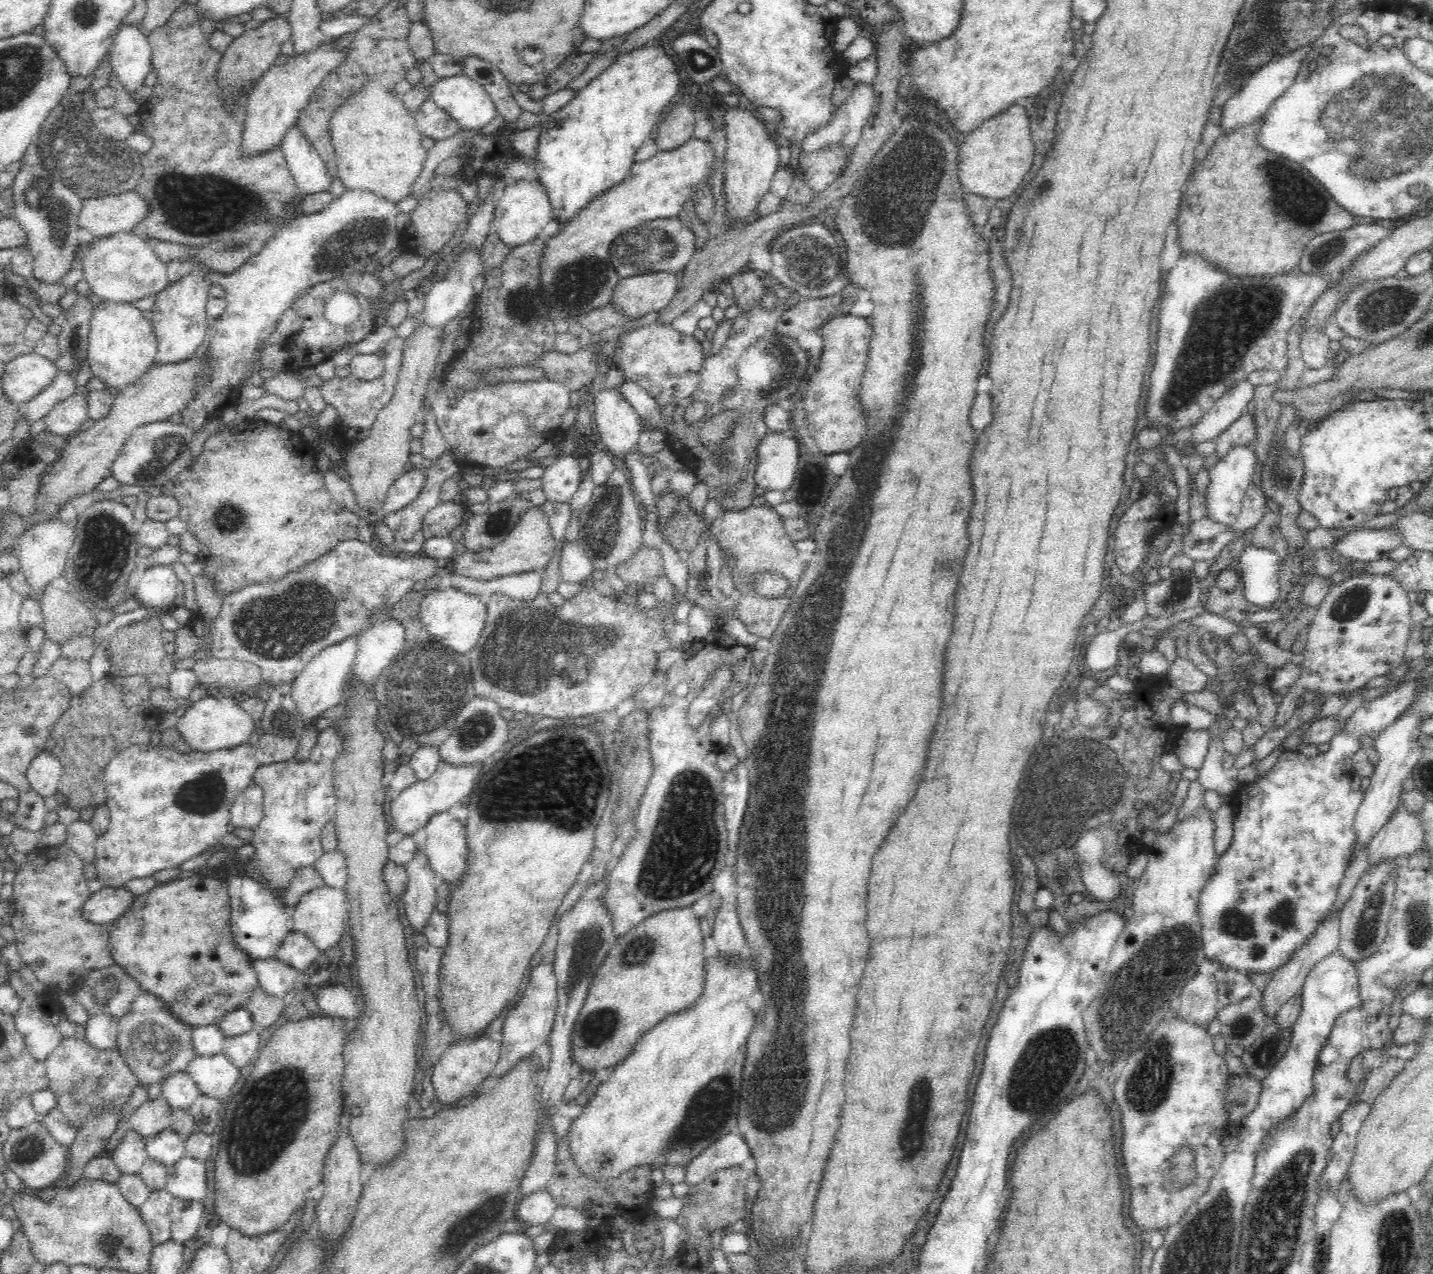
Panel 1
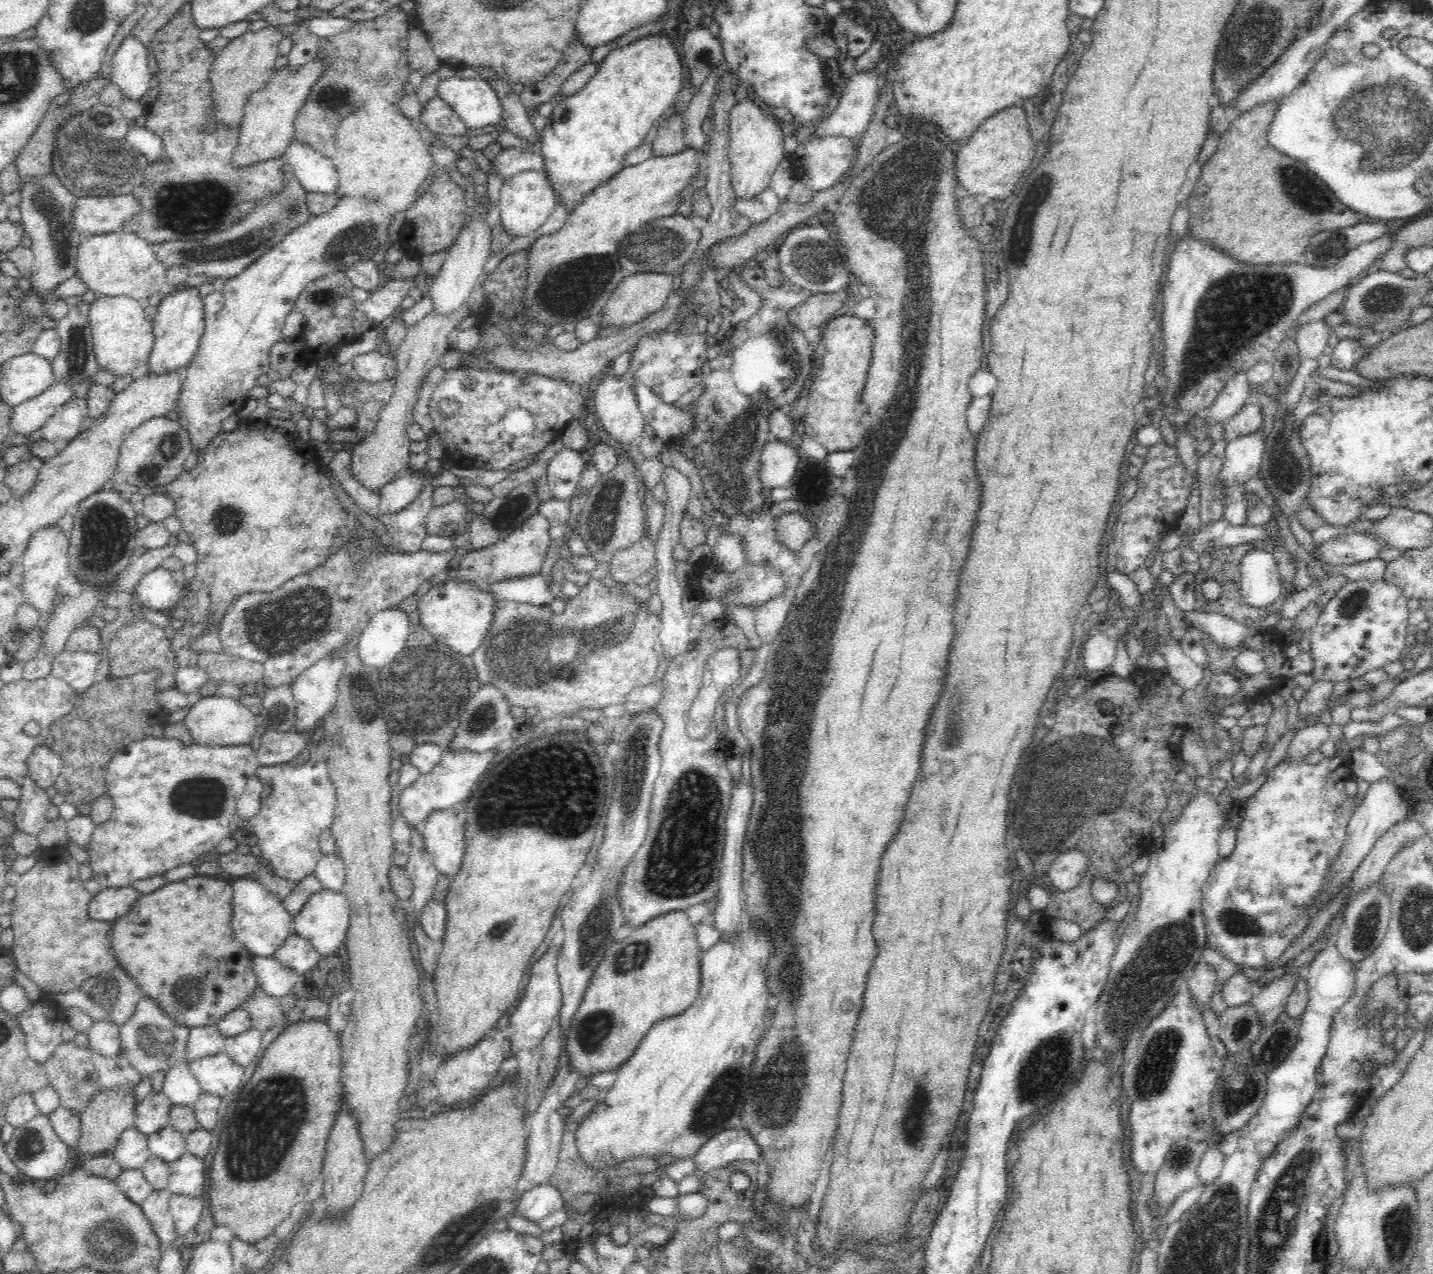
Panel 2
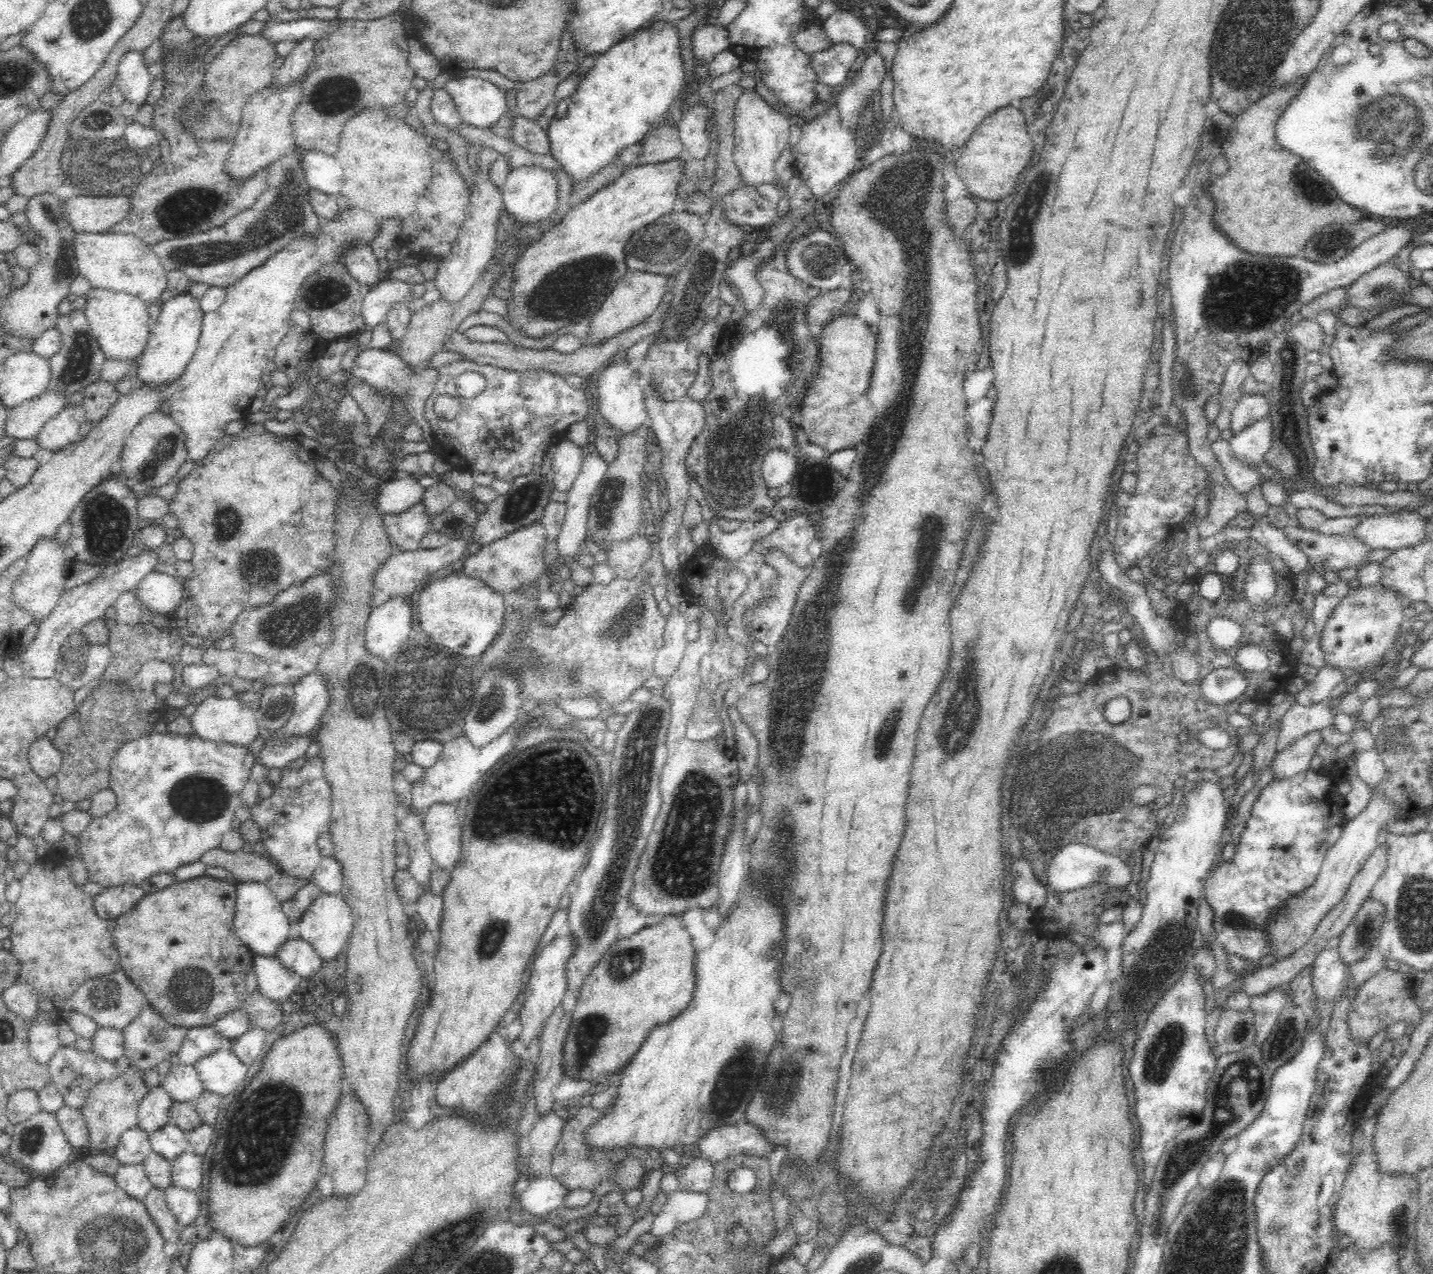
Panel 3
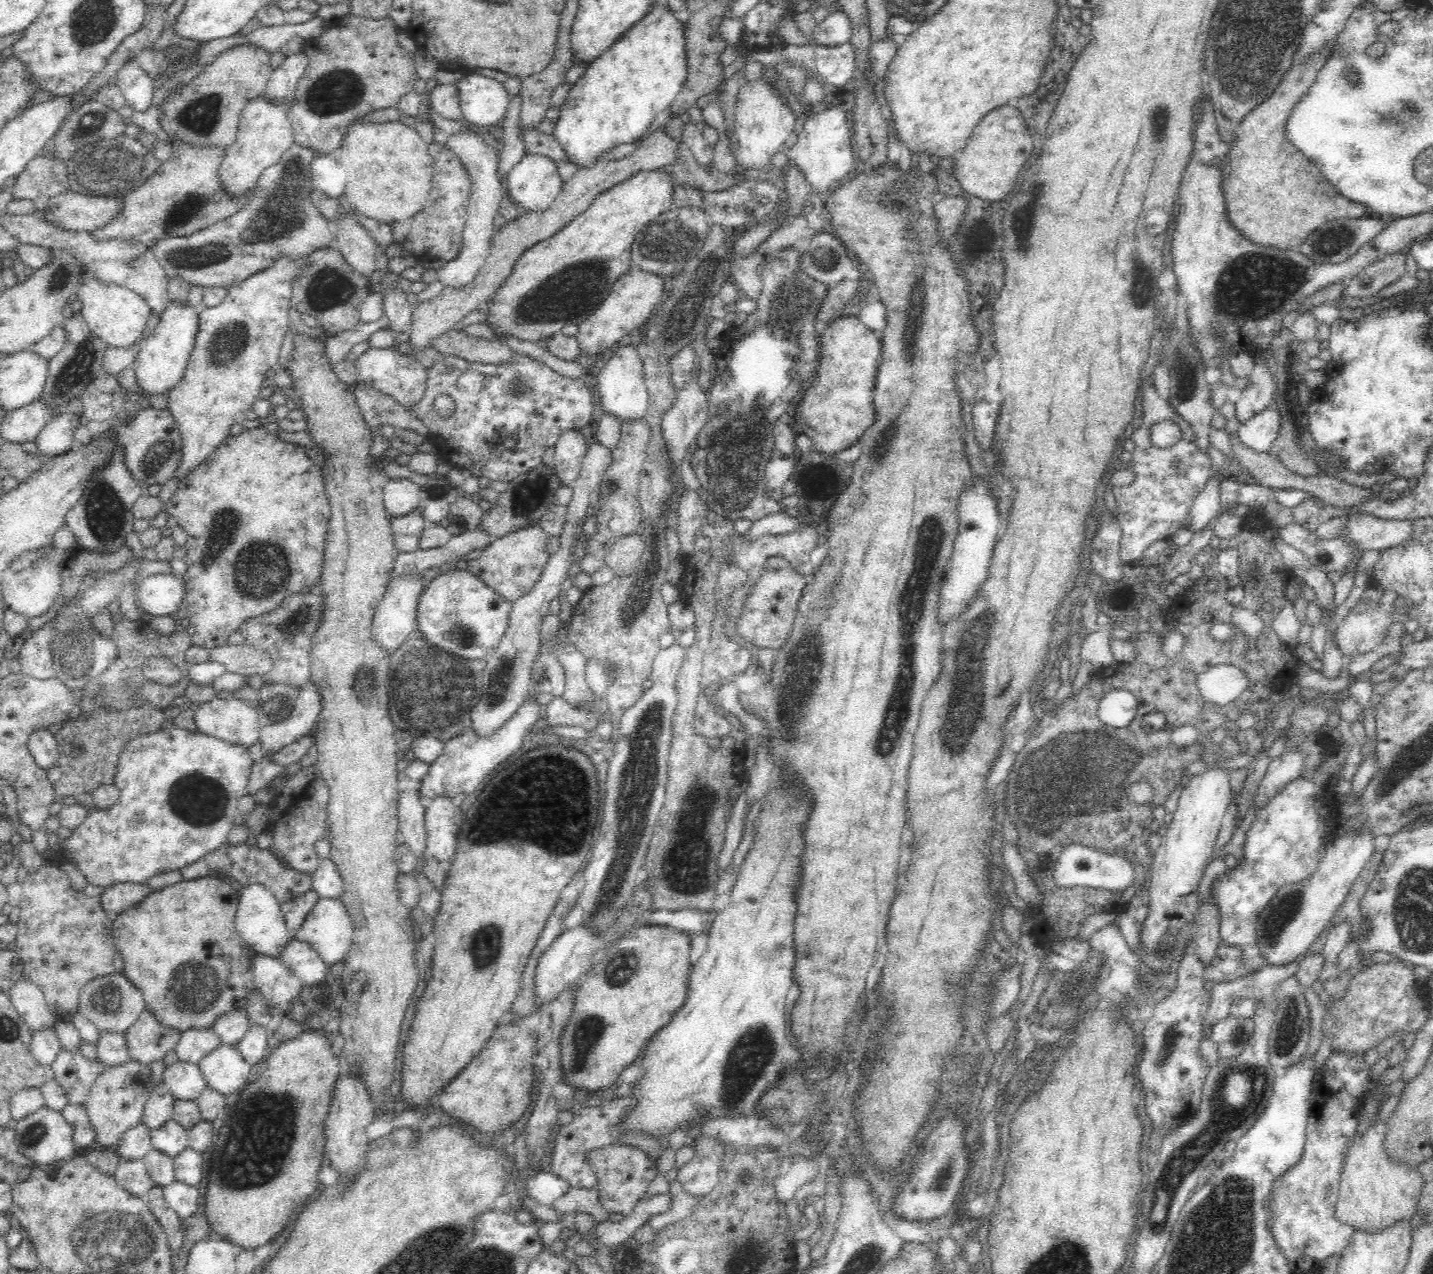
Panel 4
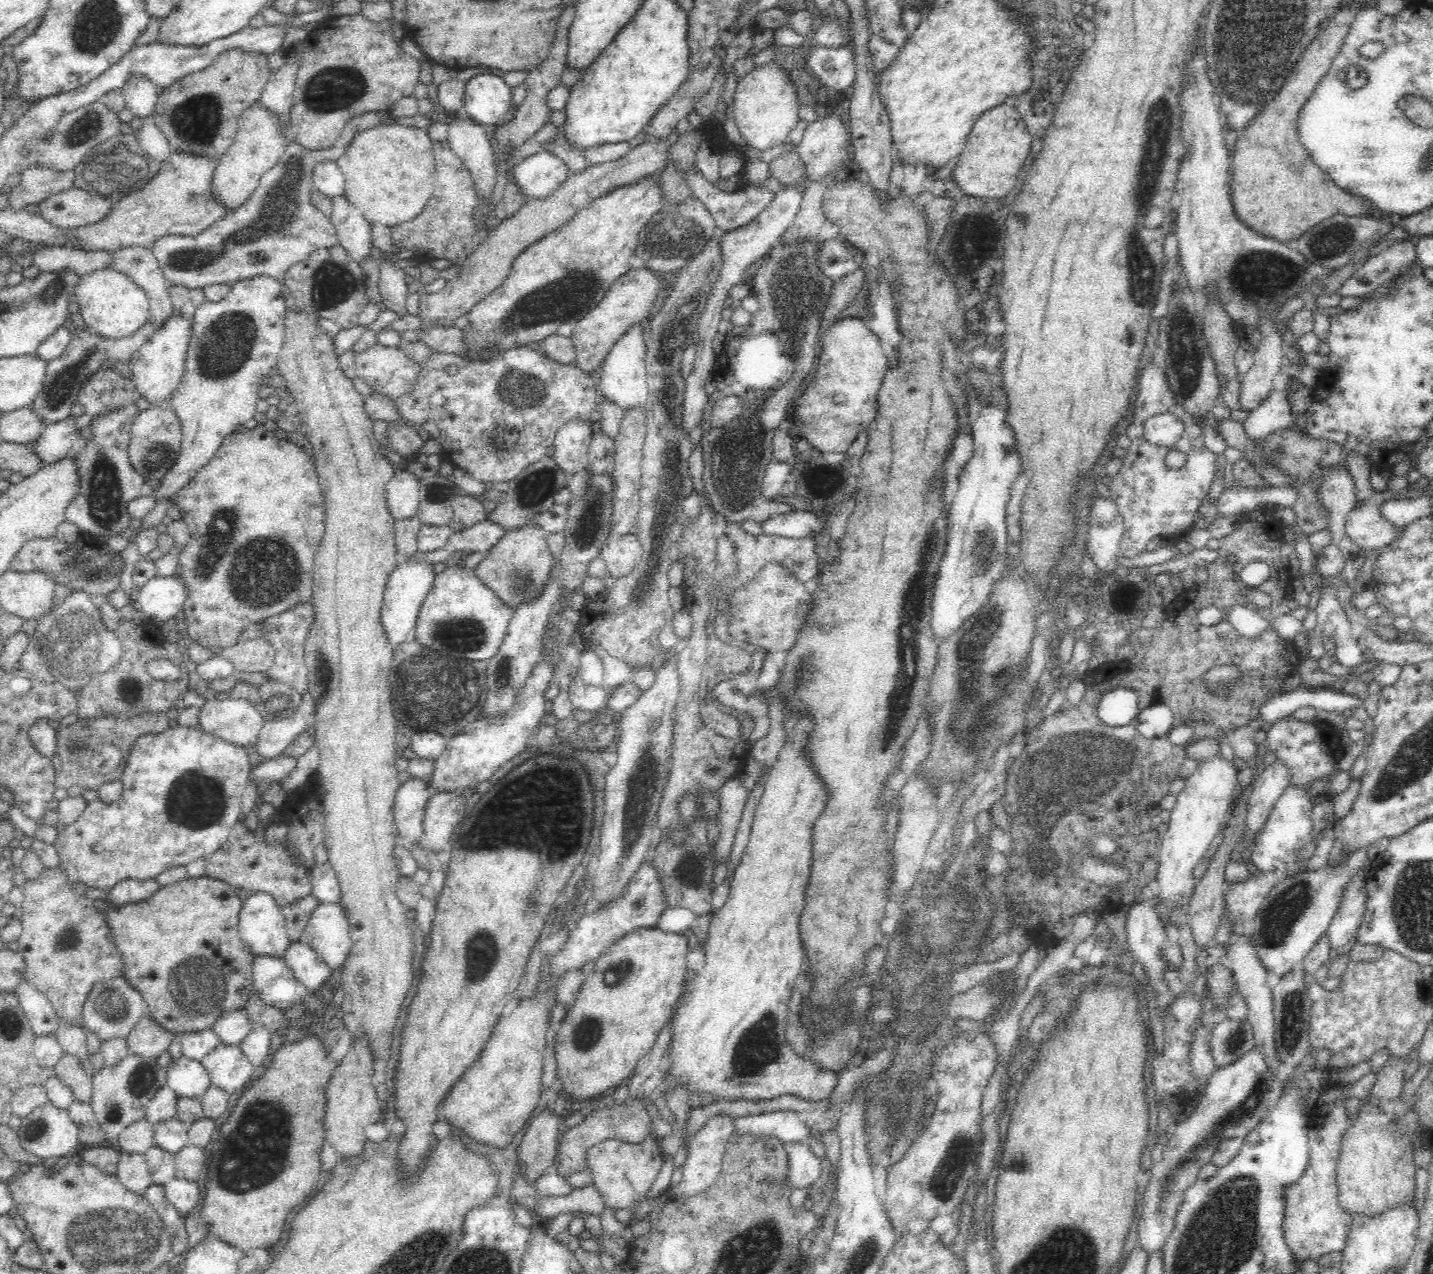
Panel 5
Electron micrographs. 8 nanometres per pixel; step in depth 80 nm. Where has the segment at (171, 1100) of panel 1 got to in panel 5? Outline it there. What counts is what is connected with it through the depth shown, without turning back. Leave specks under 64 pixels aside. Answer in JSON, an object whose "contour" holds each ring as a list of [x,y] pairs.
{"contour":[[[181,1055],[168,1066],[167,1087],[180,1098],[201,1099],[211,1086],[206,1068],[196,1060]]]}

